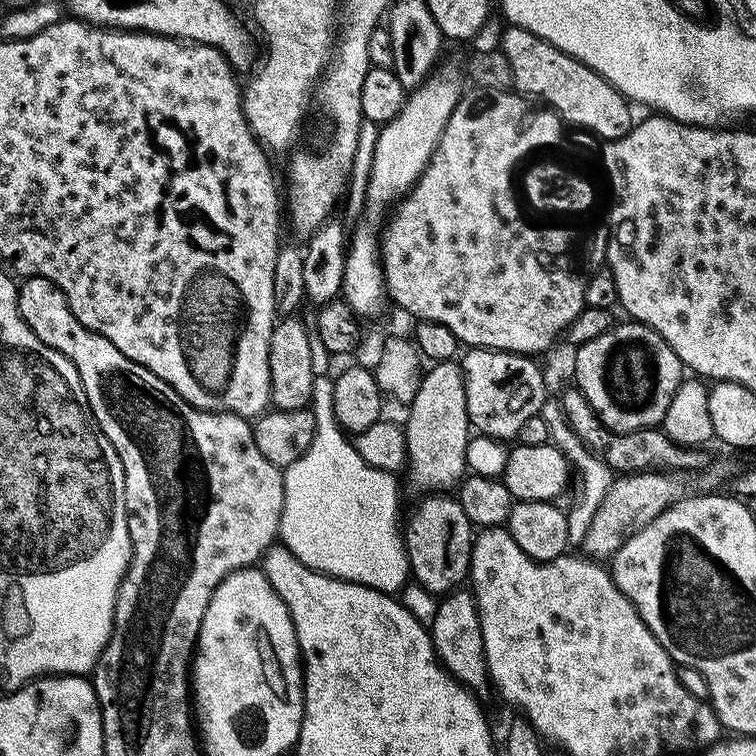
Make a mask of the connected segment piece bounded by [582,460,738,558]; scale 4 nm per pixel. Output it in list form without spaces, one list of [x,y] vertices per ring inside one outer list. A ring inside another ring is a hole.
[[[720,460],[709,463],[699,475],[672,474],[667,476],[667,471],[653,470],[651,472],[635,472],[629,476],[617,475],[612,485],[606,490],[597,513],[594,514],[582,548],[589,557],[611,558],[616,555],[620,547],[628,541],[638,530],[645,528],[658,514],[662,514],[672,504],[693,495],[699,489],[701,493],[708,494],[719,486],[723,480],[731,481],[737,475],[738,467],[732,460]],[[696,484],[700,488],[696,488]],[[605,556],[605,557],[604,557]]]

